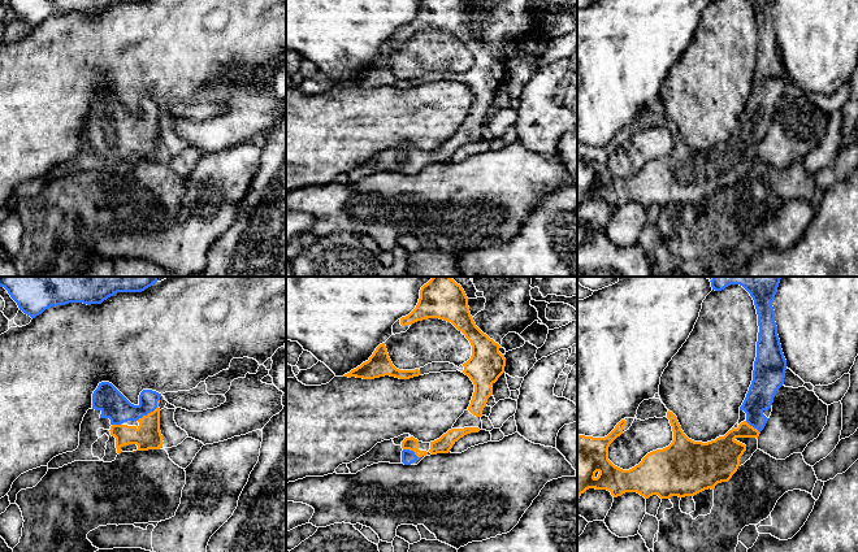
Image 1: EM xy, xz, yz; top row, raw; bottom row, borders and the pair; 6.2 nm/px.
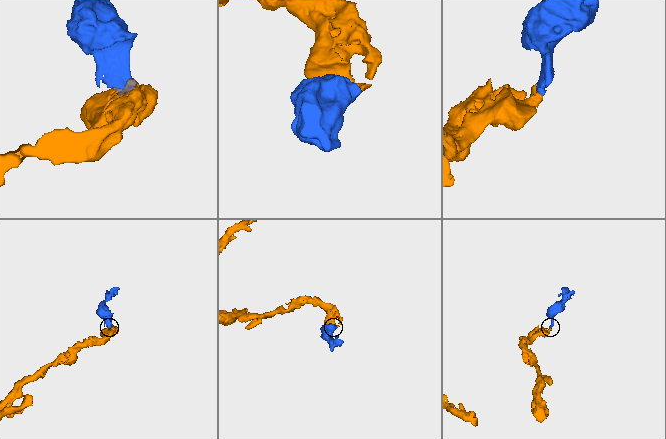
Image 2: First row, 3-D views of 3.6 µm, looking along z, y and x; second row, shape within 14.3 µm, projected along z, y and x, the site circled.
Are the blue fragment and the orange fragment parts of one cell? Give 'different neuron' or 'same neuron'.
same neuron

